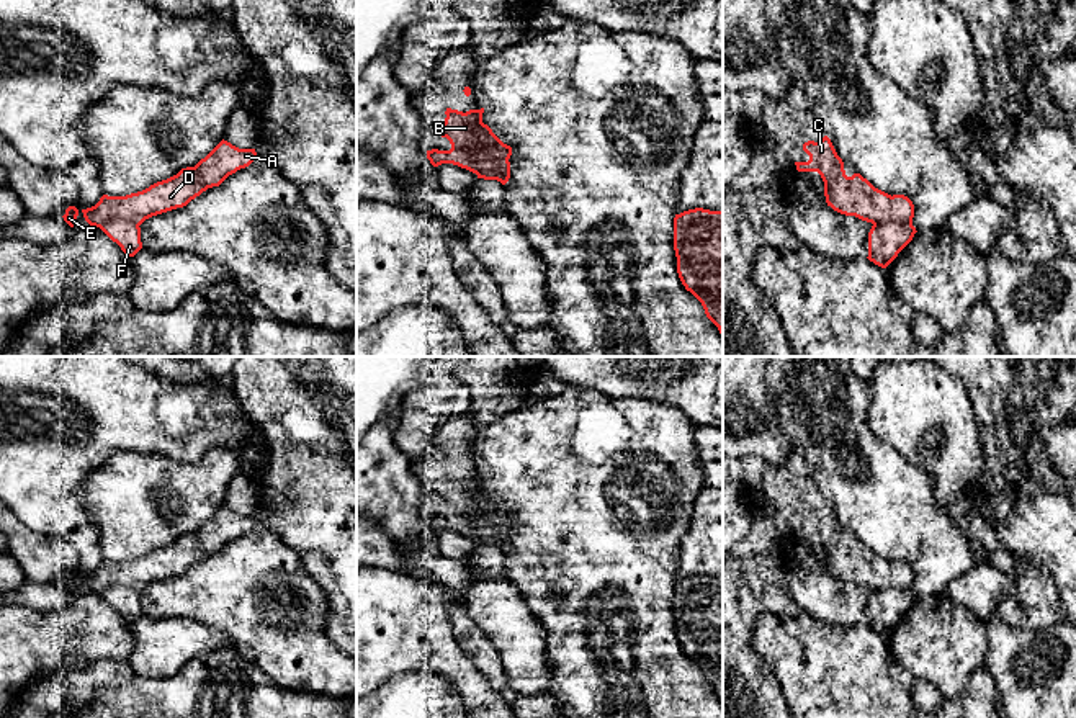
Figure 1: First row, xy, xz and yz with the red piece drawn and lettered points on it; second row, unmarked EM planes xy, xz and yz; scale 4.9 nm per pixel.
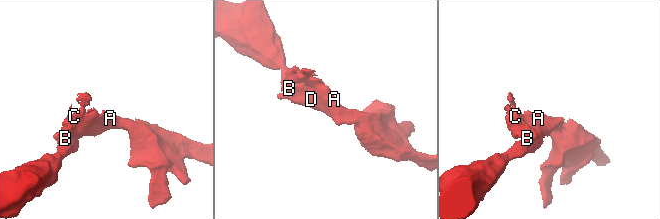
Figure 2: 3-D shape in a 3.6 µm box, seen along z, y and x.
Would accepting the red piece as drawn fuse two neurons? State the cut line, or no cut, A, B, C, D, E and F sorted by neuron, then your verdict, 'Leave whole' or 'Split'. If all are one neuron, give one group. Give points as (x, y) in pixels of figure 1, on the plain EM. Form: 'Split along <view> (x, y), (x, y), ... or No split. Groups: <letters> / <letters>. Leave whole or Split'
Split along xz (475, 514), (484, 514), (499, 527), (494, 545). Groups: A B C D E / F. Split

